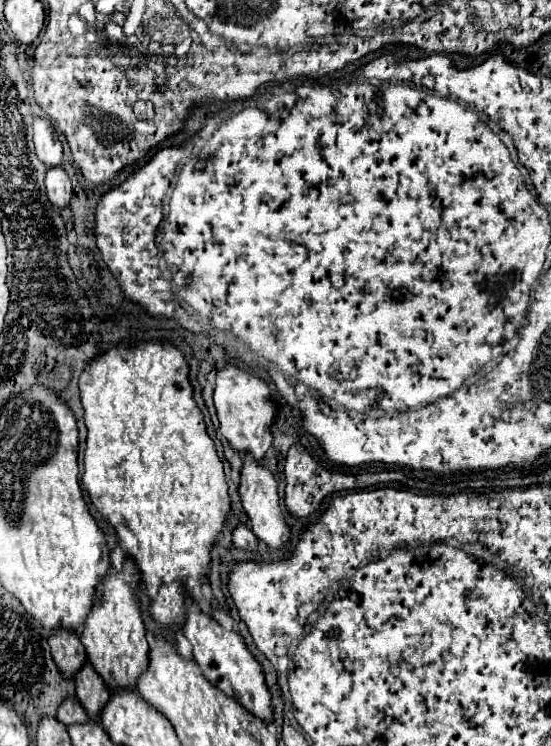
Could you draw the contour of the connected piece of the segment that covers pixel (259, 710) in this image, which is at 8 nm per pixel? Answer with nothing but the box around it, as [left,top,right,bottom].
[185,607,273,723]

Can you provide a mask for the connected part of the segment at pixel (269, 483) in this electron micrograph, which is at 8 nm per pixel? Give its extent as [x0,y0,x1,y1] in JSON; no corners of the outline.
[239,457,291,551]

